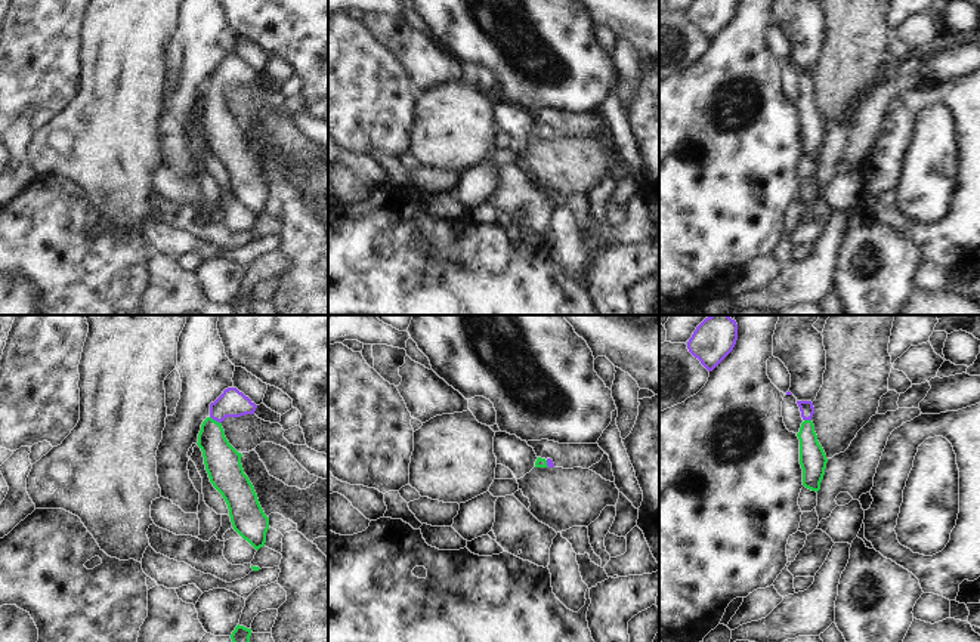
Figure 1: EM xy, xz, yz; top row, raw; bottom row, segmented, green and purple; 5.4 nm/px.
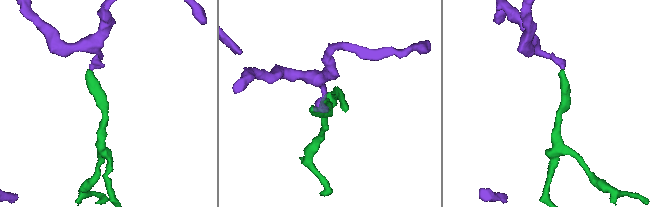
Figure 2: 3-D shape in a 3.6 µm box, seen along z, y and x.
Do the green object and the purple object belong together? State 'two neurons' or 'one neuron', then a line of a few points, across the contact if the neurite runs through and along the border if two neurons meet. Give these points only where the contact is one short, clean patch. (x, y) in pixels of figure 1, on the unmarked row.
one neuron; line xy (222, 130), (215, 116), (215, 89), (232, 71)

